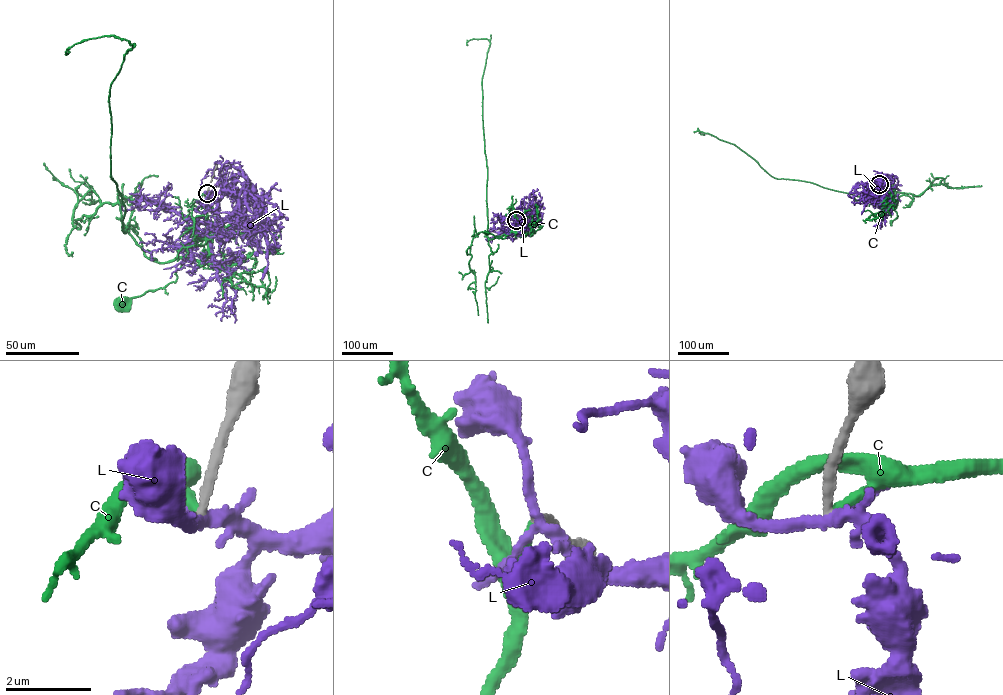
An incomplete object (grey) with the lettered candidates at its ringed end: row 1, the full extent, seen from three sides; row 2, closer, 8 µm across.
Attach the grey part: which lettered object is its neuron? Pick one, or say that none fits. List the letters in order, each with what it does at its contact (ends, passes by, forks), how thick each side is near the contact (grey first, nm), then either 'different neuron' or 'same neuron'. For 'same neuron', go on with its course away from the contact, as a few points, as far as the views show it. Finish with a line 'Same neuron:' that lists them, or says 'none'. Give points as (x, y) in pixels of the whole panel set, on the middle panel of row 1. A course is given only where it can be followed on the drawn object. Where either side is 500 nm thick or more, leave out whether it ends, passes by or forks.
C: it ends | 240/200 nm | different neuron
L: it forks | 240/240 nm | different neuron
Same neuron: none

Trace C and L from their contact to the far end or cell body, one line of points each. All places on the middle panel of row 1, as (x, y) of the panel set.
C: (516, 220), (517, 228), (505, 238), (486, 232)
L: (516, 220), (521, 224), (532, 220), (529, 213), (539, 203), (539, 192)

